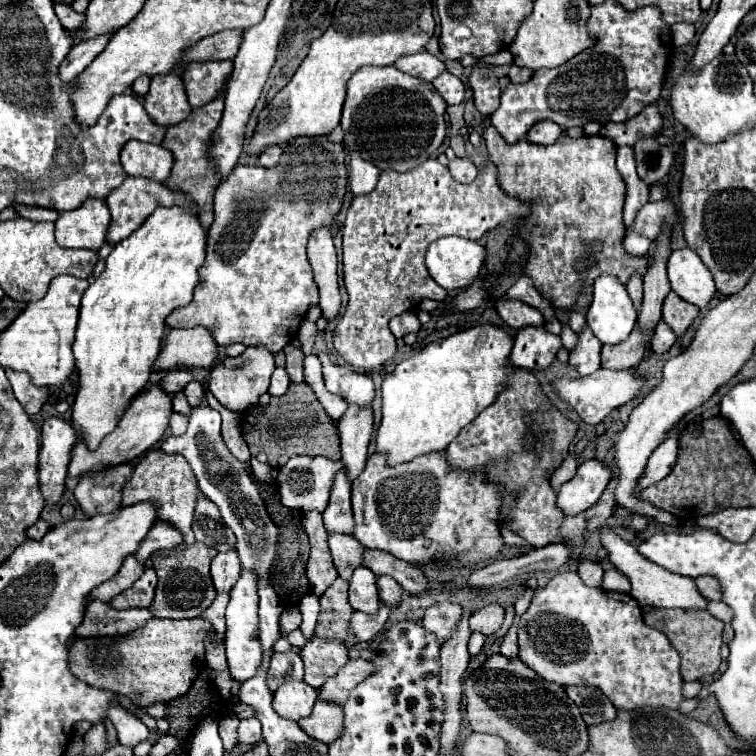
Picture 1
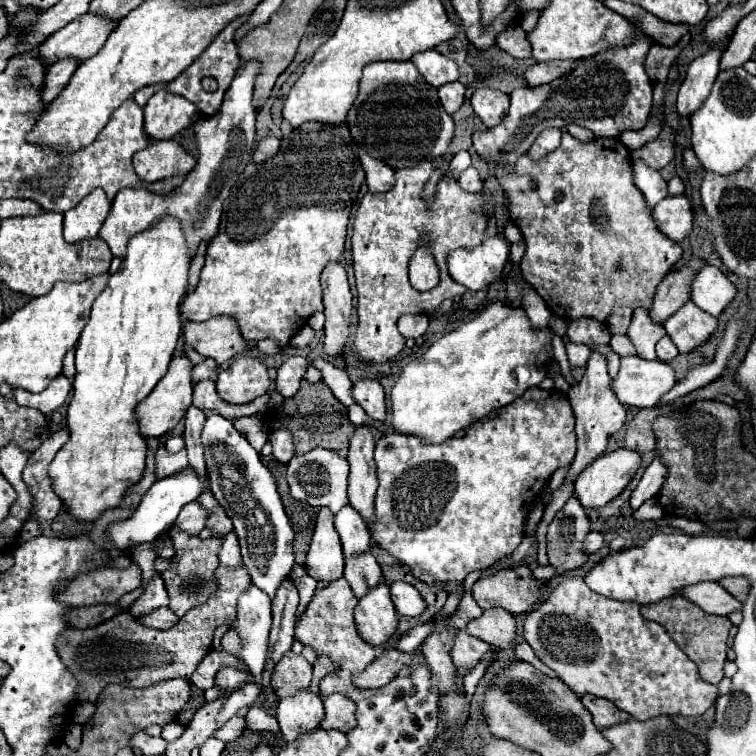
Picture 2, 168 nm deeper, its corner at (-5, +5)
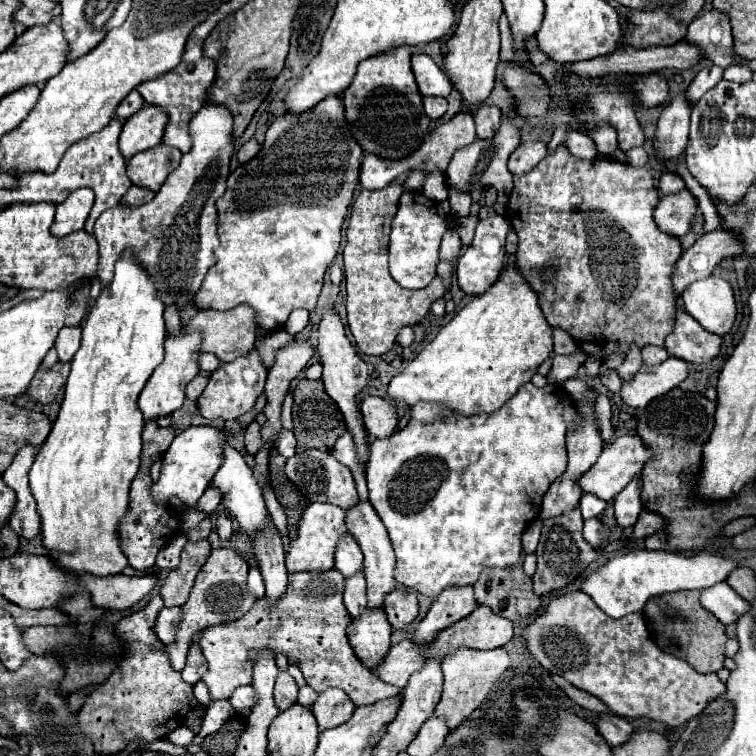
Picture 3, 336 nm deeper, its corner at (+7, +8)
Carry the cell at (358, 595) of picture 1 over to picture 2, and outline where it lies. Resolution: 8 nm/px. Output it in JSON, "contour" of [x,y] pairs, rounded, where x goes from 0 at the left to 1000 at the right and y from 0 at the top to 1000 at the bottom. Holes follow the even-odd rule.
{"contour":[[[500,774],[476,792],[468,816],[474,840],[492,856],[505,856],[526,829],[526,813],[516,792],[513,774]]]}

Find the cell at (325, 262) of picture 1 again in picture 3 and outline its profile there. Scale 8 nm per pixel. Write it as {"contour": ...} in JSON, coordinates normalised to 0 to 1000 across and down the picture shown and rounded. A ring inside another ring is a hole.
{"contour":[[[439,402],[429,405],[429,413],[426,413],[426,423],[423,423],[423,431],[421,431],[421,458],[418,458],[418,468],[423,471],[423,481],[429,487],[426,492],[426,505],[429,505],[429,513],[431,513],[431,521],[447,534],[447,540],[452,542],[455,548],[455,556],[458,556],[458,566],[466,571],[468,577],[468,585],[471,585],[471,593],[474,593],[474,606],[479,611],[479,616],[484,614],[487,608],[487,582],[484,582],[484,569],[481,569],[481,561],[479,561],[479,550],[476,550],[476,542],[474,542],[474,534],[471,534],[471,521],[484,511],[484,500],[487,500],[487,487],[484,487],[484,479],[471,468],[471,463],[466,460],[463,450],[458,447],[458,439],[455,439],[455,431],[452,431],[452,423],[444,413],[444,407]]]}

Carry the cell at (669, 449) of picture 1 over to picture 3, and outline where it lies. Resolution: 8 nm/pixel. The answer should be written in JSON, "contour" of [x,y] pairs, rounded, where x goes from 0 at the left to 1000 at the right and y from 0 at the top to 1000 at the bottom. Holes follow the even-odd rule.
{"contour":[[[847,627],[836,632],[836,638],[812,659],[812,675],[815,675],[815,690],[828,698],[839,696],[844,688],[844,680],[849,677],[847,664],[847,648],[849,648],[849,632]]]}

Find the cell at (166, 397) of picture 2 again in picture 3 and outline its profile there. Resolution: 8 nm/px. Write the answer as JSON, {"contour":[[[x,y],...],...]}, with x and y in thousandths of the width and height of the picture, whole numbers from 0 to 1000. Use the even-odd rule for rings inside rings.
{"contour":[[[238,439],[235,444],[222,444],[220,447],[220,471],[217,479],[204,489],[198,503],[193,505],[190,516],[185,519],[183,526],[183,540],[190,550],[190,556],[209,556],[214,550],[225,550],[230,542],[235,542],[243,532],[243,513],[246,508],[265,492],[262,487],[262,468],[265,468],[265,442],[246,442]]]}

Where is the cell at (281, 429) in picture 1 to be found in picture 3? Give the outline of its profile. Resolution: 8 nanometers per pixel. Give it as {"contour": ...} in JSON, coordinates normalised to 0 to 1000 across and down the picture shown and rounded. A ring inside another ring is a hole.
{"contour":[[[394,503],[389,511],[389,577],[392,577],[392,598],[402,598],[405,593],[421,593],[437,598],[442,585],[458,571],[458,558],[444,532],[431,521],[426,503]]]}

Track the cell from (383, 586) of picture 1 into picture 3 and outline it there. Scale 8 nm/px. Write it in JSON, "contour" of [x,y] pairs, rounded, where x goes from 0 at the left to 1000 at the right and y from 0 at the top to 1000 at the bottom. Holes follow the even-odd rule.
{"contour":[[[524,778],[508,794],[508,807],[513,812],[513,823],[521,833],[540,828],[553,815],[553,794],[550,786],[537,778]]]}

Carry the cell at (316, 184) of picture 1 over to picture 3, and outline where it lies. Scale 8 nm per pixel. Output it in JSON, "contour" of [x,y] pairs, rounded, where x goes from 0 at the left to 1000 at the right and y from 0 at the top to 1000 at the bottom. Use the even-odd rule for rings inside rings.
{"contour":[[[434,127],[402,151],[376,151],[362,159],[344,201],[302,233],[299,254],[286,265],[291,312],[291,325],[283,333],[286,349],[275,357],[265,384],[254,389],[251,402],[265,410],[302,410],[325,402],[339,413],[339,429],[349,439],[376,434],[384,413],[392,407],[413,413],[426,384],[429,362],[450,328],[452,294],[474,246],[476,209],[479,196],[463,177],[447,127]]]}

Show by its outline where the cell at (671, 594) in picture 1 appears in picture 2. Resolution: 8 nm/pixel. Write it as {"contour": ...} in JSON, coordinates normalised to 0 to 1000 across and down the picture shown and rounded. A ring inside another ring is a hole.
{"contour":[[[923,771],[907,776],[902,787],[942,813],[966,813],[971,808],[981,808],[981,798],[971,792],[952,771]]]}

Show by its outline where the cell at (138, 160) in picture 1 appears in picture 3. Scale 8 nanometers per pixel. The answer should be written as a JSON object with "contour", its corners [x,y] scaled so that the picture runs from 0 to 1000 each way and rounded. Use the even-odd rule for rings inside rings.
{"contour":[[[209,190],[204,196],[188,198],[169,212],[169,235],[180,246],[212,251],[220,233],[235,222],[241,201],[222,190]]]}

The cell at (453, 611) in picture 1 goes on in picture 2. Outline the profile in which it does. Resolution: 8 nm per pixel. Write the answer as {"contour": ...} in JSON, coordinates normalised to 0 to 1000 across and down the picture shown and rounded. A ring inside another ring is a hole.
{"contour":[[[606,835],[595,866],[598,866],[601,880],[603,880],[606,885],[614,885],[614,888],[627,885],[640,869],[646,869],[648,877],[656,872],[656,869],[651,866],[651,856],[648,856],[648,853],[643,853],[643,851],[635,848],[635,845],[624,845],[624,843],[622,843],[619,837],[614,837],[614,835]]]}

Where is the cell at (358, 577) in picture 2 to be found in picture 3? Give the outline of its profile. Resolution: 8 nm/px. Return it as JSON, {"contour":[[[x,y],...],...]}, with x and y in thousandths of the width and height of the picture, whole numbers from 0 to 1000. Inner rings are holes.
{"contour":[[[481,757],[458,765],[455,770],[455,799],[466,817],[476,815],[484,807],[484,767]]]}

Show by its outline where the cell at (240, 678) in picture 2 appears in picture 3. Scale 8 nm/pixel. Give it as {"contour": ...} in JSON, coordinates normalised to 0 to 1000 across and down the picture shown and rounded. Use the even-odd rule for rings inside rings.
{"contour":[[[444,754],[421,759],[384,759],[378,786],[365,796],[365,802],[352,804],[352,794],[347,791],[317,820],[267,833],[262,852],[275,873],[275,889],[267,894],[267,902],[275,907],[278,926],[304,923],[312,907],[331,905],[333,876],[339,873],[341,860],[352,854],[365,865],[376,862],[384,876],[397,881],[407,907],[413,907],[418,915],[426,915],[413,934],[423,968],[455,958],[471,934],[489,934],[500,926],[529,918],[529,910],[492,894],[492,889],[476,878],[474,868],[460,852],[458,828],[466,817],[455,804],[452,783],[455,762],[450,762]]]}

